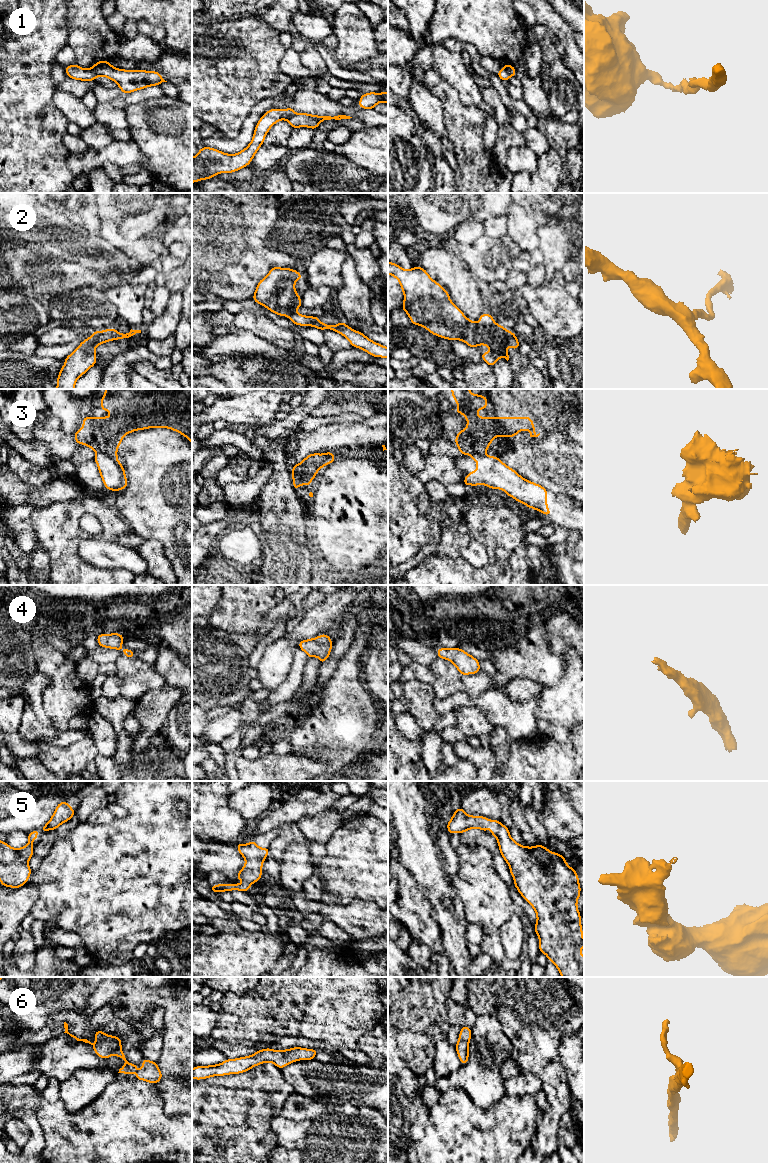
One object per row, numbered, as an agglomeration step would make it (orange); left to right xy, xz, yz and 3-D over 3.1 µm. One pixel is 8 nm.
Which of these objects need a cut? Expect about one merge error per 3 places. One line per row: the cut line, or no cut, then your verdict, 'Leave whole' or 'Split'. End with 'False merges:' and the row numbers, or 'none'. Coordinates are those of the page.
1: Split along yz (504, 66), (511, 75). Split
2: Split along xy (97, 331), (94, 336), (95, 347). Split
3: Split along xz (295, 473), (301, 476), (299, 484). Split
4: No split. Leave whole
5: No split. Leave whole
6: No split. Leave whole
False merges: 1, 2, 3

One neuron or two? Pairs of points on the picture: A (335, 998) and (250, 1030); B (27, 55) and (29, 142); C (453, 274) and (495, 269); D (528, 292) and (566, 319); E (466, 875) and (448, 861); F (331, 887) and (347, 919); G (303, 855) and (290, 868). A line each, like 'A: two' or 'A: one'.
A: one
B: one
C: two
D: one
E: two
F: two
G: one

